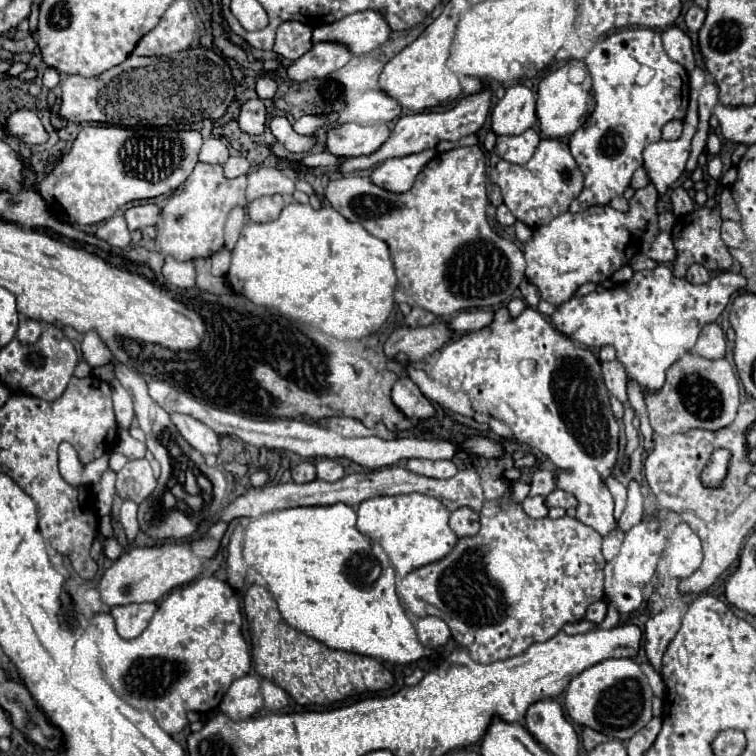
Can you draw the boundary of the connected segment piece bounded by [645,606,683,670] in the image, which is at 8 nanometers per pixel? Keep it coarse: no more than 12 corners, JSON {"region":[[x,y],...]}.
{"region":[[665,608],[645,624],[645,652],[655,670],[679,632],[681,612]]}

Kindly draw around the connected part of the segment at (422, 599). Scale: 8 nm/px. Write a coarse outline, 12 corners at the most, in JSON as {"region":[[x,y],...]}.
{"region":[[505,496],[397,582],[489,664],[603,598],[601,536]]}

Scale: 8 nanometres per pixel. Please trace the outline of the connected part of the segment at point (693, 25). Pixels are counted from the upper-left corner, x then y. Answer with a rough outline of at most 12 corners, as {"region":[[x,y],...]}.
{"region":[[695,4],[685,14],[691,32],[703,26],[707,12]]}

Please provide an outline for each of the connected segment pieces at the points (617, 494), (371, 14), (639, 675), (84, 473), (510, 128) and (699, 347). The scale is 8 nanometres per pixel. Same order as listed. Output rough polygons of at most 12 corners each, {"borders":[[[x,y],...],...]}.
{"borders":[[[613,476],[605,484],[615,500],[614,516],[618,521],[626,506],[627,487]],[[379,10],[317,26],[313,42],[333,40],[361,56],[389,40]],[[631,658],[603,660],[565,690],[571,720],[629,740],[653,718]],[[71,444],[59,446],[59,472],[71,486],[99,482],[109,454],[83,466]],[[509,86],[491,112],[497,136],[535,122],[535,94]],[[705,324],[693,352],[705,358],[725,356],[725,332]]]}

